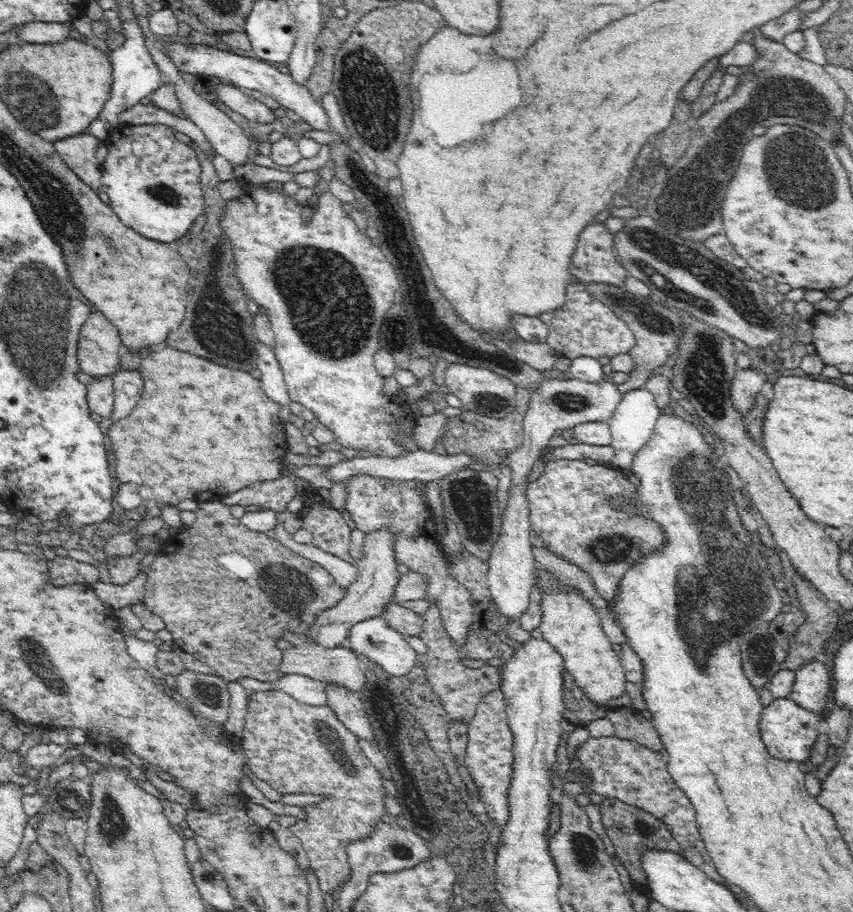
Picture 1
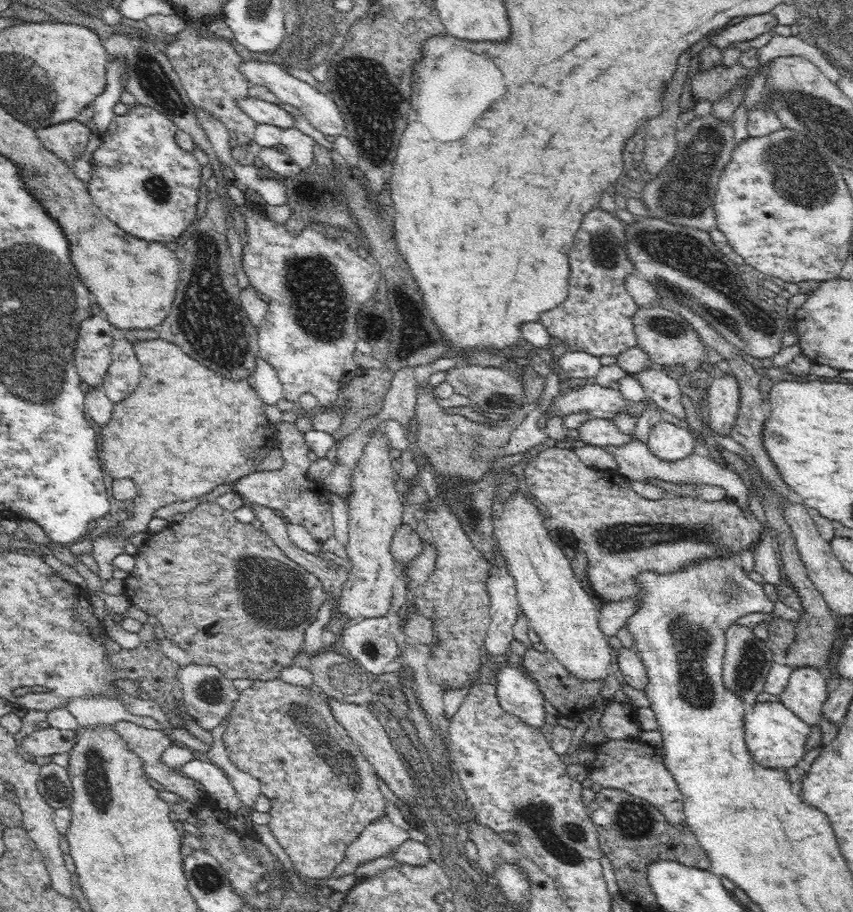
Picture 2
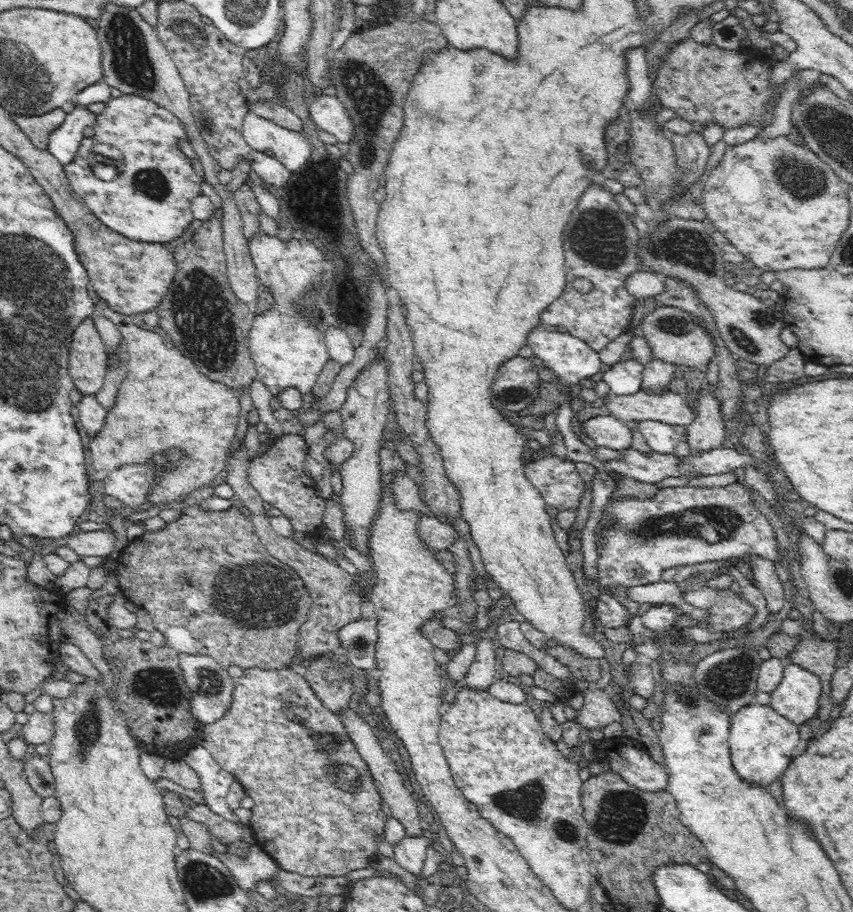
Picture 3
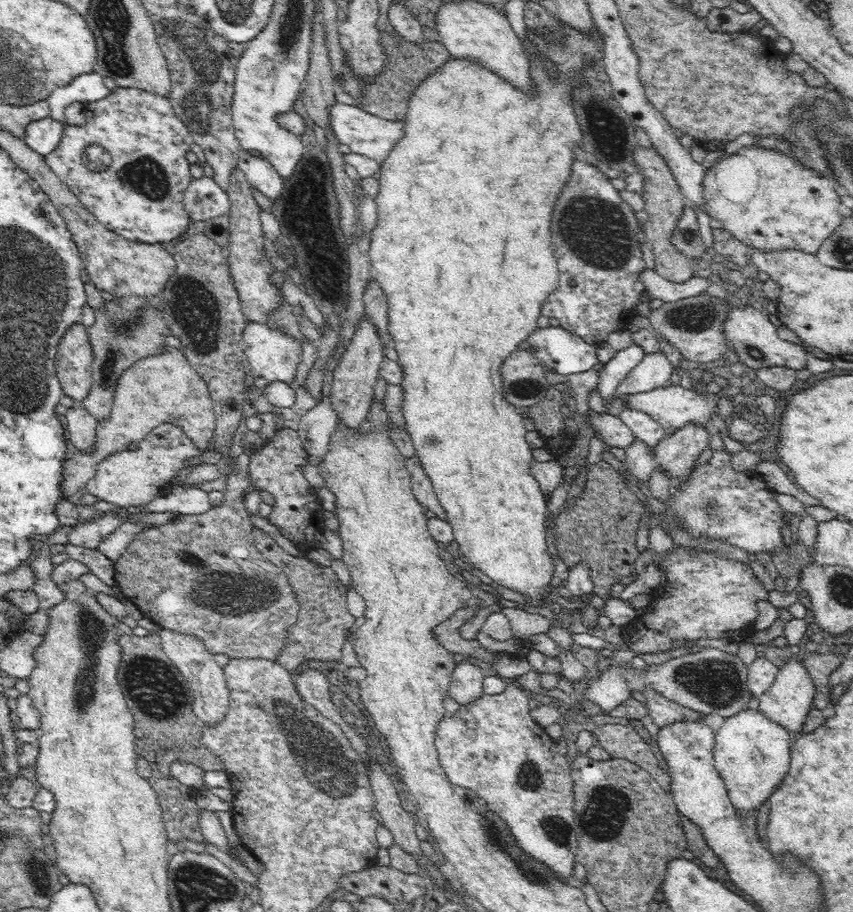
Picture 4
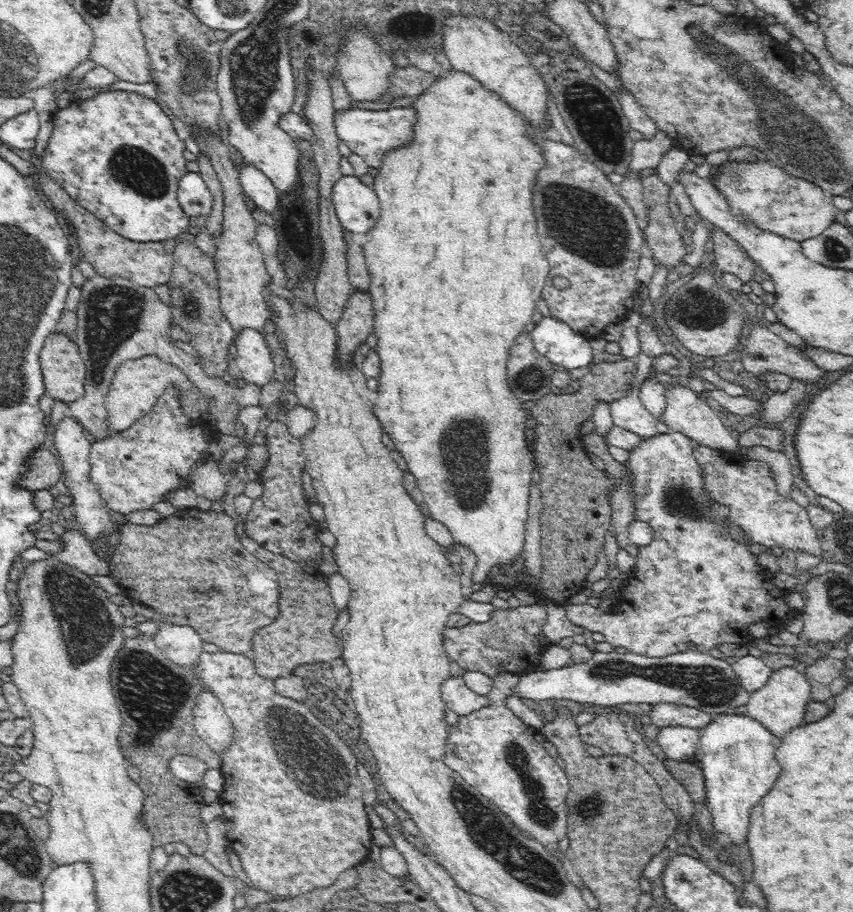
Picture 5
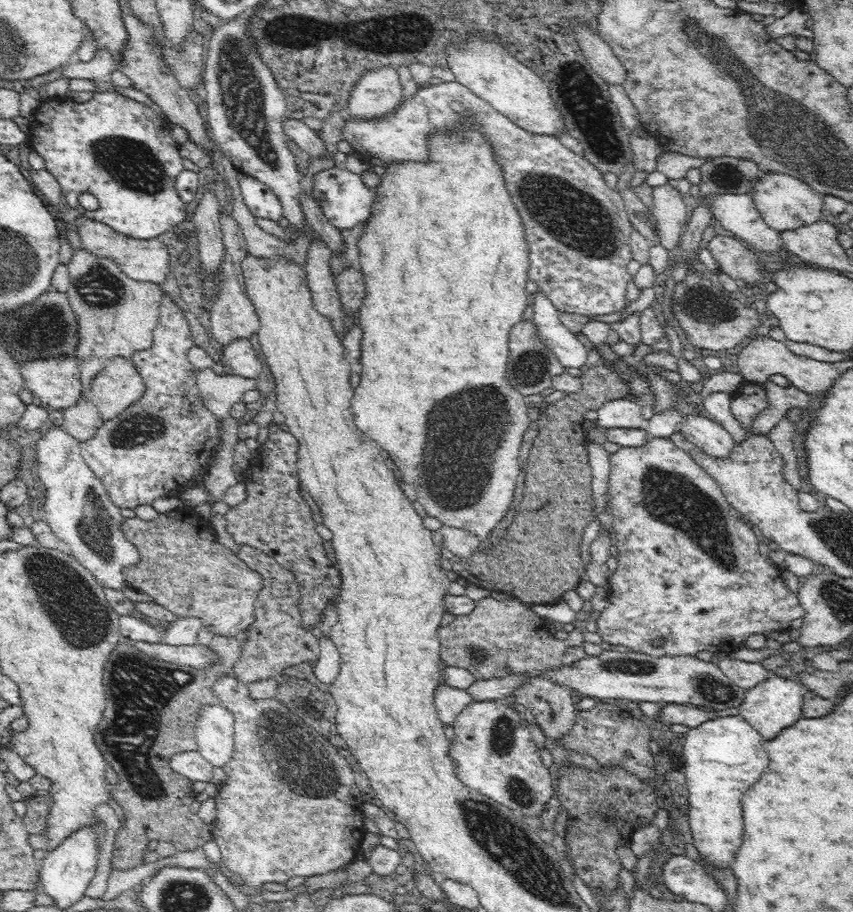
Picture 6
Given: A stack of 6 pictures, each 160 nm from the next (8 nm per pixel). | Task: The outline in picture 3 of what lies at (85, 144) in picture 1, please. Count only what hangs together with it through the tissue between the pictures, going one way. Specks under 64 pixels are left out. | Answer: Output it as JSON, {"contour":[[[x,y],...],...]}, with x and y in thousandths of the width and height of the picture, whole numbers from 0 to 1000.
{"contour":[[[64,118],[41,127],[18,124],[14,126],[14,130],[46,163],[56,166],[59,146],[73,138],[77,127],[80,127],[80,123],[73,118]]]}

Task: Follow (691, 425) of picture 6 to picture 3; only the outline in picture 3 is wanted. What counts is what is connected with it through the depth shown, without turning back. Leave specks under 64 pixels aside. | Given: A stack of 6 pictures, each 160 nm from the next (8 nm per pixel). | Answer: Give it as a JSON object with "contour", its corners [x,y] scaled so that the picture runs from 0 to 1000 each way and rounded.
{"contour":[[[753,428],[740,433],[725,433],[715,429],[706,439],[708,445],[701,452],[734,465],[766,461],[803,467],[816,455],[815,448],[804,444],[803,435],[789,429],[780,433],[764,433]]]}

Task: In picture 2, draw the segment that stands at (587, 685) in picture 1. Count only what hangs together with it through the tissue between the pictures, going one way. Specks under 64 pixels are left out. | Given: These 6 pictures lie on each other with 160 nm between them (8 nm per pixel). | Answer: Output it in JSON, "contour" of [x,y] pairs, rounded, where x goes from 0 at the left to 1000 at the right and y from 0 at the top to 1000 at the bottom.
{"contour":[[[607,542],[598,553],[589,553],[584,546],[579,546],[577,560],[579,560],[579,588],[584,592],[586,603],[591,605],[597,628],[605,635],[611,671],[621,681],[623,689],[631,694],[641,713],[647,715],[673,742],[689,749],[708,748],[714,740],[713,732],[716,729],[719,711],[713,707],[713,698],[702,686],[702,671],[694,659],[694,651],[688,651],[683,647],[668,622],[668,614],[661,610],[657,599],[649,596],[642,581],[638,581],[639,568],[628,558],[628,553],[619,550],[619,546]]]}

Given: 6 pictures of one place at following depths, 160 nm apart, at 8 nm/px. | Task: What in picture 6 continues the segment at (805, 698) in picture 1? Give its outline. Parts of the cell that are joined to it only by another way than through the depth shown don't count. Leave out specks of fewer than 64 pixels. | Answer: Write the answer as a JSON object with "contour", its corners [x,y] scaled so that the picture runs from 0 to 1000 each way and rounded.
{"contour":[[[905,738],[891,751],[883,752],[873,759],[872,768],[865,775],[866,784],[873,788],[882,799],[885,799],[896,809],[910,809],[917,800],[931,796],[936,788],[941,787],[944,752],[933,748],[924,739]]]}

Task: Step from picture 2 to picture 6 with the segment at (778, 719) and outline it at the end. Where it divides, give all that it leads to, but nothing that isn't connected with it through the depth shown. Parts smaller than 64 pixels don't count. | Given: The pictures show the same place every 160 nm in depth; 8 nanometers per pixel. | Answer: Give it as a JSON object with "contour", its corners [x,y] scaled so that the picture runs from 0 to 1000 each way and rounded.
{"contour":[[[868,784],[838,786],[823,796],[809,799],[802,807],[802,822],[797,826],[797,838],[802,838],[802,849],[807,857],[809,868],[809,893],[807,901],[811,908],[811,917],[816,923],[816,930],[821,939],[832,945],[837,952],[856,950],[858,941],[865,934],[865,923],[870,923],[870,866],[893,849],[898,842],[898,822],[896,822],[896,809]]]}

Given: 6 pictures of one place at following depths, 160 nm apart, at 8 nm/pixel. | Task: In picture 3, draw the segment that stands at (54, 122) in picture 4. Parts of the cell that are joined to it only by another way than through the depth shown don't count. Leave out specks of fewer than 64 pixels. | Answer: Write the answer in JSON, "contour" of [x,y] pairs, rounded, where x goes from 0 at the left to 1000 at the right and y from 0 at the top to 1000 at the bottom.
{"contour":[[[87,117],[73,138],[62,143],[57,149],[57,166],[73,179],[80,181],[88,175],[93,158],[98,151],[98,141],[111,137],[113,125],[102,118]]]}

